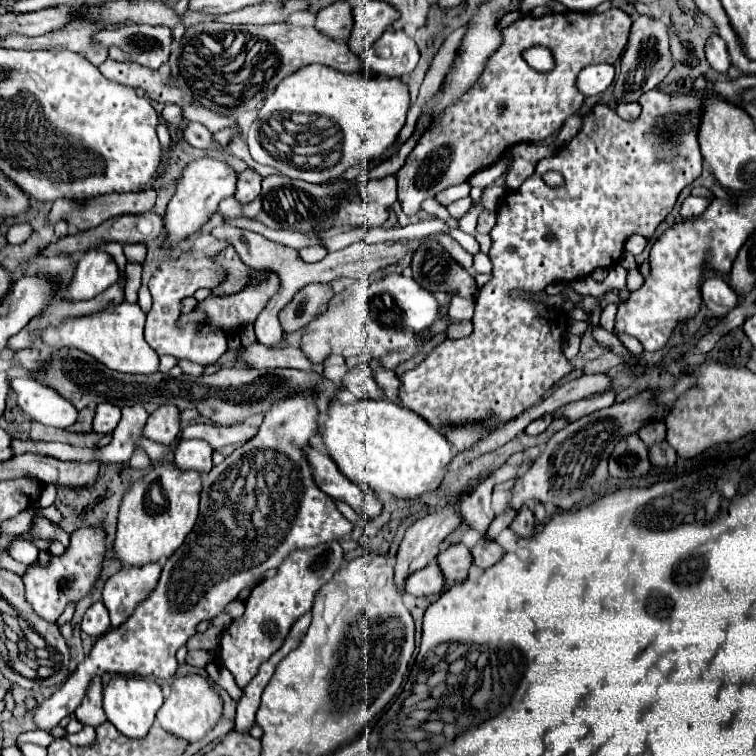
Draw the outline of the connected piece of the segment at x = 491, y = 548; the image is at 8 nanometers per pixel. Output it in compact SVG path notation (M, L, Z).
M480 539L472 549L472 559L474 559L474 565L478 569L488 569L492 567L494 563L500 561L500 557L504 555L504 549L494 541L494 543L486 543L484 539Z

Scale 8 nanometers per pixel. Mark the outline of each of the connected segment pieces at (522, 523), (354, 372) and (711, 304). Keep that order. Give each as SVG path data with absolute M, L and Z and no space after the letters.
M522 505L522 509L518 511L516 519L512 521L510 529L518 535L518 537L530 537L534 535L534 525L536 525L536 519L534 519L534 513L528 505Z
M360 363L360 365L352 367L352 369L348 369L348 373L342 379L342 389L350 391L358 399L368 399L368 397L378 399L378 393L380 393L378 385L376 385L376 381L372 377L372 371L370 371L370 367L366 363Z
M720 277L704 279L700 291L702 291L702 299L706 307L712 311L714 317L724 317L728 311L736 307L734 289L730 289L730 285Z

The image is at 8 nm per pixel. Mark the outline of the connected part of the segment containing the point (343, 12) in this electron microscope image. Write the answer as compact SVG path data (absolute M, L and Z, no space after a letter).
M336 1L330 7L318 11L314 27L330 39L346 41L350 35L350 27L354 27L354 17L352 17L350 5L346 1Z

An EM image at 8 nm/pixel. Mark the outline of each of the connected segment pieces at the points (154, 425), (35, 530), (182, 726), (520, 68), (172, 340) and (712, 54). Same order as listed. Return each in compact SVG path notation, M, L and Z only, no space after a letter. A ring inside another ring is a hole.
M158 407L146 421L142 435L154 443L168 445L178 437L180 431L180 411L176 407Z
M36 517L34 519L34 525L32 525L32 529L28 531L28 533L24 533L24 535L18 535L18 539L28 539L28 541L34 541L34 539L52 539L52 541L68 541L68 545L70 545L70 535L68 533L64 533L64 531L58 531L54 525L52 525L52 521L48 521L48 519L44 519L44 517Z
M196 673L176 677L170 687L172 687L172 691L164 699L164 705L158 709L156 719L160 721L162 729L166 729L166 731L190 741L190 743L200 741L222 717L222 699L220 699L220 695L214 691L214 687L210 685L210 681L206 677L196 675Z
M622 9L604 13L564 11L542 17L528 15L508 25L502 47L490 57L486 71L478 83L454 105L448 107L432 127L420 137L404 167L396 173L398 201L406 215L420 211L420 203L450 185L468 181L476 171L482 171L518 143L540 143L560 131L564 121L574 115L584 103L576 89L578 73L592 63L614 63L628 39L630 15ZM534 45L552 49L556 67L550 73L538 73L522 59L522 51Z
M214 241L212 245L204 249L190 249L182 253L180 257L168 257L164 259L158 269L152 273L152 279L148 281L150 293L152 293L152 309L148 311L146 319L146 329L144 329L144 339L146 343L158 353L158 355L172 355L176 359L188 359L200 365L212 365L216 363L226 347L226 335L222 331L202 331L200 323L188 323L188 325L178 325L178 319L182 315L180 303L186 297L192 297L198 289L214 289L226 279L226 271L214 263L214 257L222 253L230 243L228 241Z
M710 35L710 39L706 41L706 47L704 47L704 53L706 53L706 59L708 63L712 65L712 69L720 71L720 73L726 73L728 67L730 67L730 55L726 51L726 43L720 35Z

